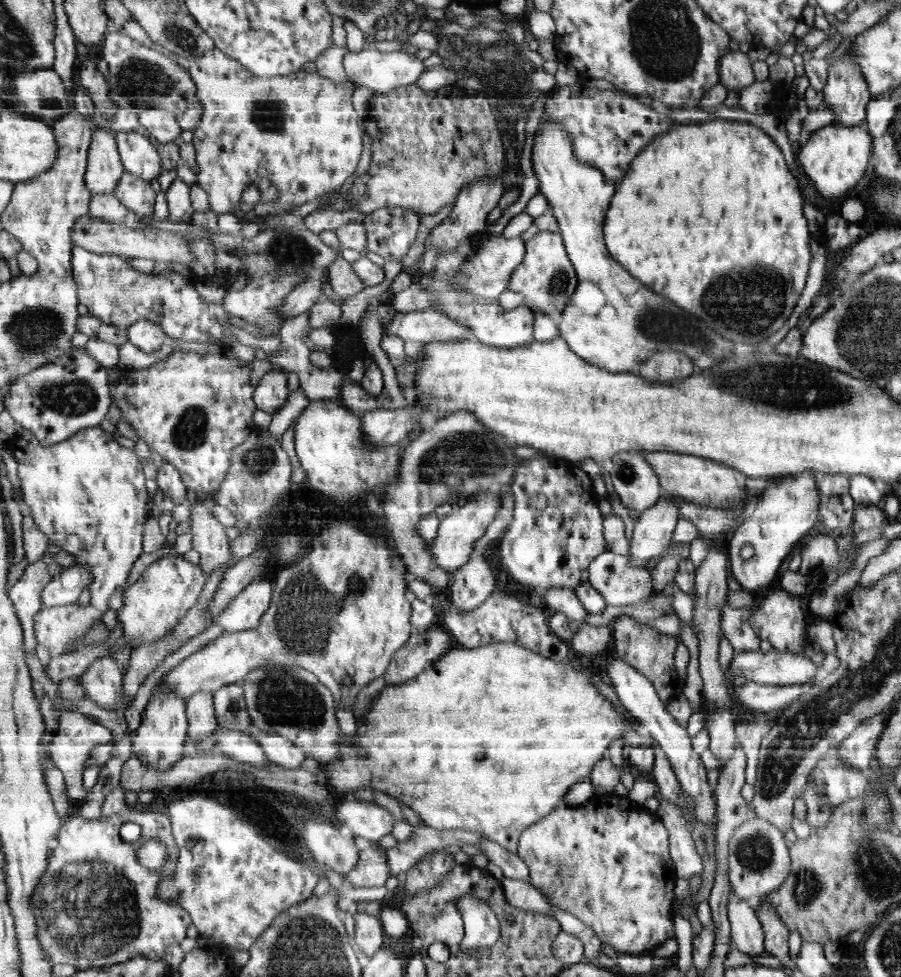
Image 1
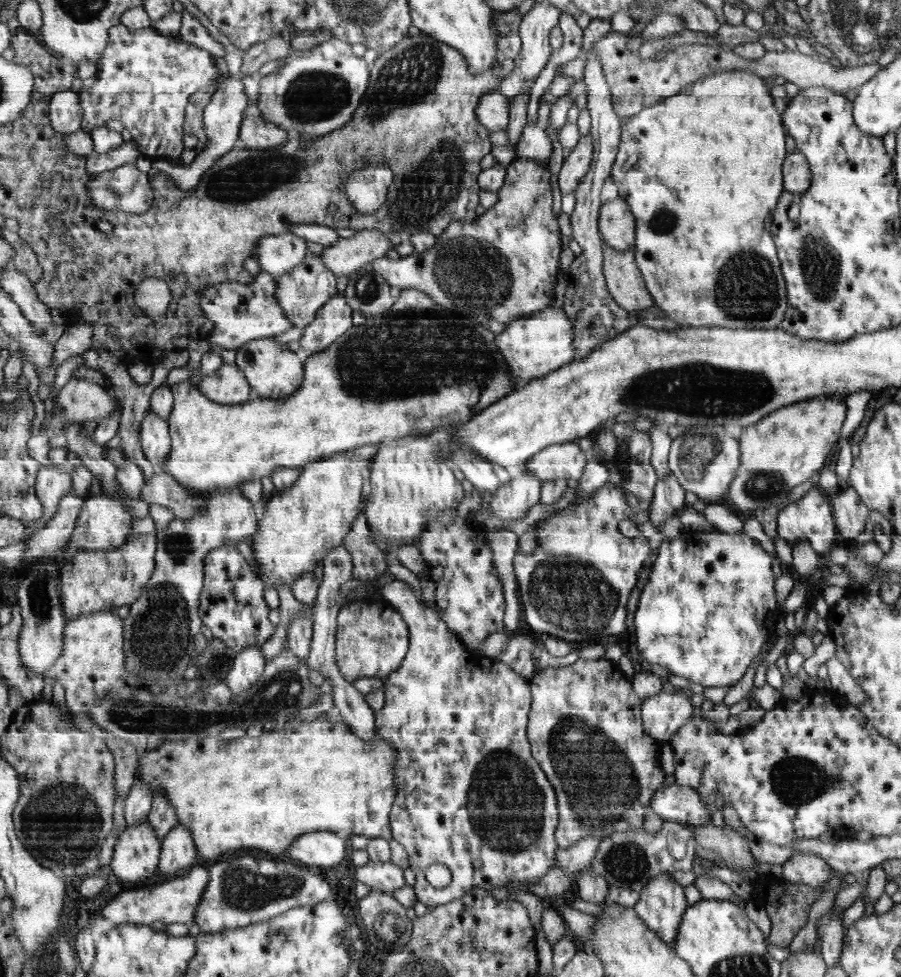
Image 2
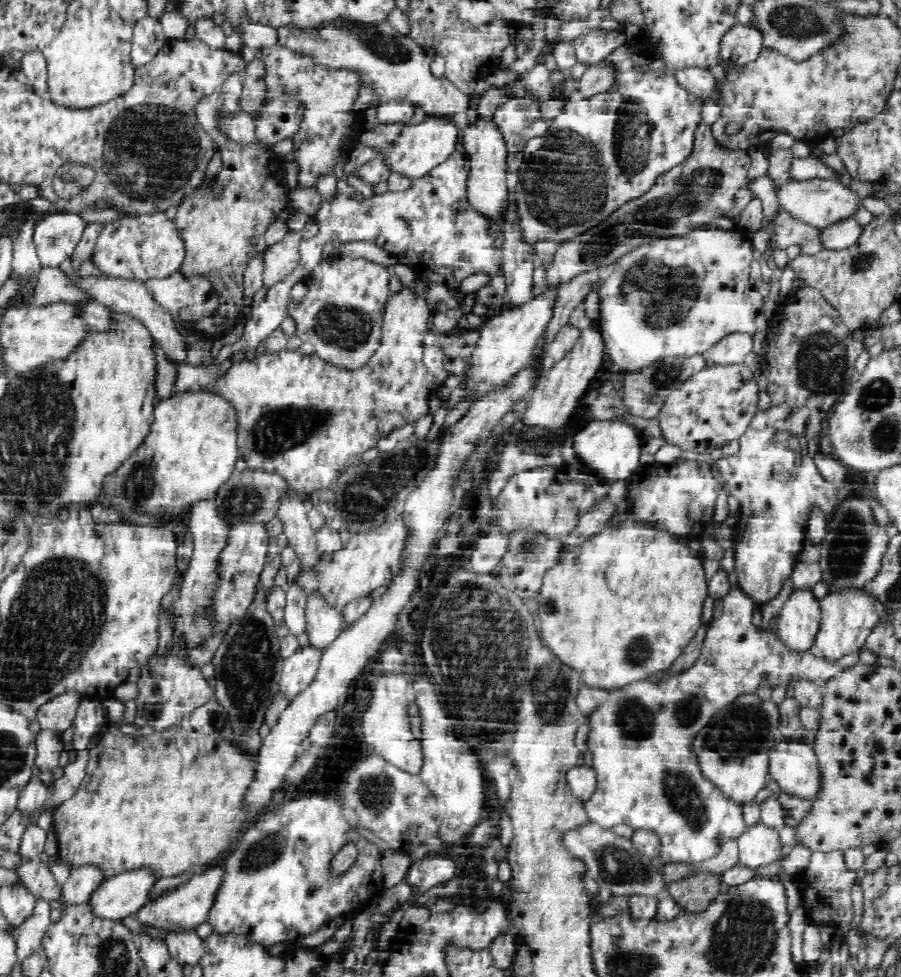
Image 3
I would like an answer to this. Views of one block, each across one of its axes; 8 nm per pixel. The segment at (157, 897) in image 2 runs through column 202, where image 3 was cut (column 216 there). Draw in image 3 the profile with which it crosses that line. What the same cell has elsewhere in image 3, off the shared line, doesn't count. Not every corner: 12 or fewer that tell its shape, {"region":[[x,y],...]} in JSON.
{"region":[[226,866],[146,904],[136,918],[166,932],[210,922]]}

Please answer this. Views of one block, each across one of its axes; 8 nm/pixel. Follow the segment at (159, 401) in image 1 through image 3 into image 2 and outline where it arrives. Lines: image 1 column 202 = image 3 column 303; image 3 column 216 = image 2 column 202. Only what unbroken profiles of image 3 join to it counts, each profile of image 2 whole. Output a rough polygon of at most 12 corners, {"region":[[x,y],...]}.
{"region":[[225,364],[203,376],[199,390],[223,406],[255,398],[247,374]]}

